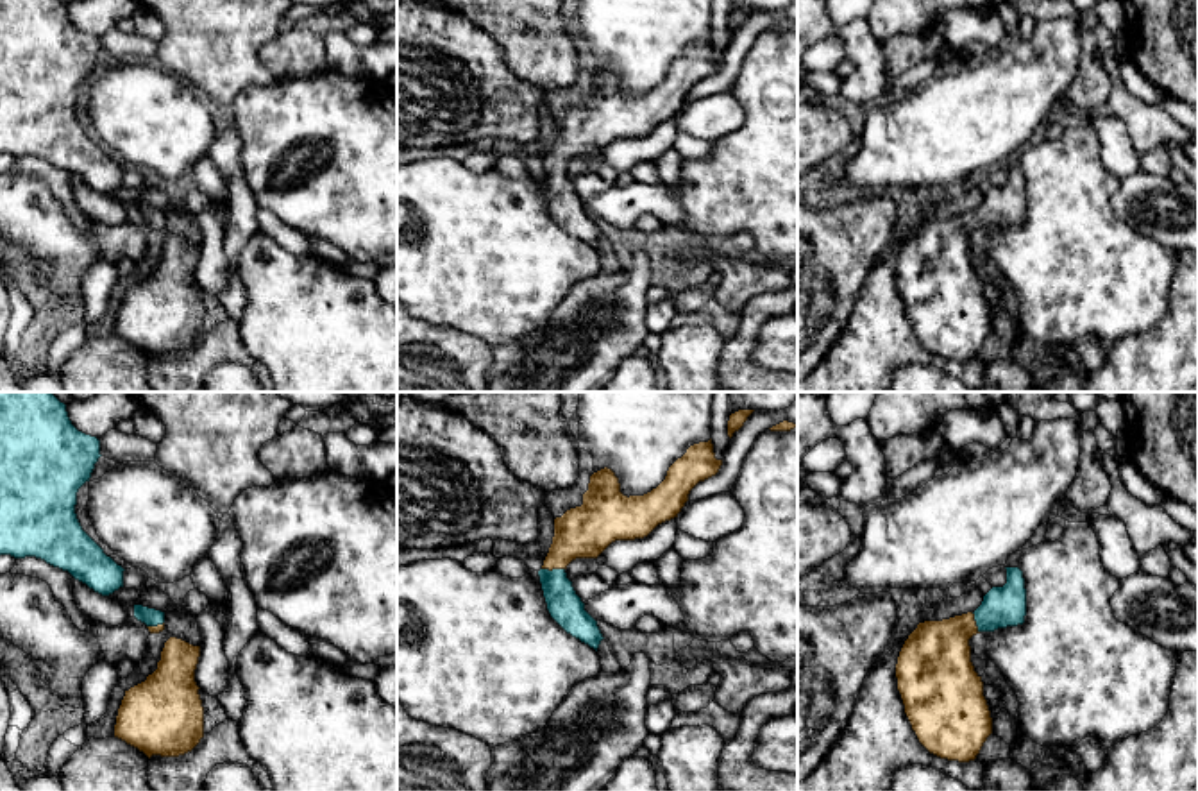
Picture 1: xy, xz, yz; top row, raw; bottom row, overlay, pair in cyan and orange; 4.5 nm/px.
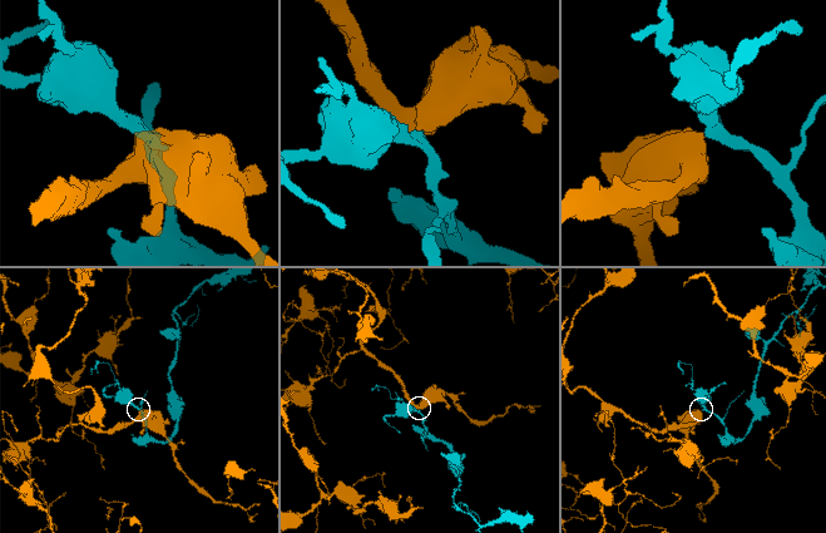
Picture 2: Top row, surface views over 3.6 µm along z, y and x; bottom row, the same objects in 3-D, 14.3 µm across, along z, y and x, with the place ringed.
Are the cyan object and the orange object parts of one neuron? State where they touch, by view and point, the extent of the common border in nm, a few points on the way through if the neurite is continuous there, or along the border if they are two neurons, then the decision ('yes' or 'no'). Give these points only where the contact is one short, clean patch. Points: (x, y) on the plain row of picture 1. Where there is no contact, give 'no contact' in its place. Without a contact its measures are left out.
xz (553, 169) | 100 nm | across xz (565, 206), (555, 183), (553, 169), (556, 158), (583, 131) | yes

